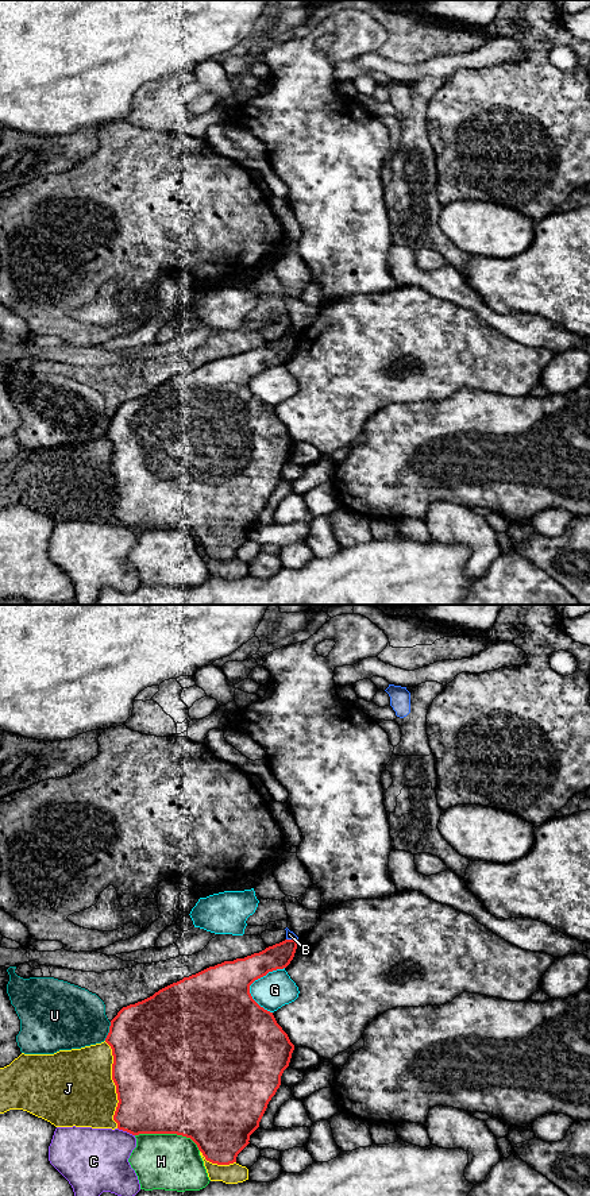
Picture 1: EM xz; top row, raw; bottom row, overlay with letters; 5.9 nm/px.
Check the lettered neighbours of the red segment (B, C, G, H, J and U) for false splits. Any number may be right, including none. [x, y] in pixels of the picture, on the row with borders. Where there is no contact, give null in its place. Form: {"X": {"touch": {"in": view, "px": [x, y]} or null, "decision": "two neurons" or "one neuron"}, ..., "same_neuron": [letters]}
{"B": {"touch": {"in": "xz", "px": [292, 940]}, "decision": "two neurons"}, "C": {"touch": {"in": "xz", "px": [126, 1130]}, "decision": "two neurons"}, "G": {"touch": {"in": "xz", "px": [251, 983]}, "decision": "two neurons"}, "H": {"touch": {"in": "xz", "px": [169, 1133]}, "decision": "two neurons"}, "J": {"touch": {"in": "xz", "px": [115, 1084]}, "decision": "two neurons"}, "U": {"touch": {"in": "xz", "px": [110, 1031]}, "decision": "two neurons"}, "same_neuron": []}

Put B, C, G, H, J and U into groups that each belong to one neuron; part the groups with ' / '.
B / C / G / H / J / U

